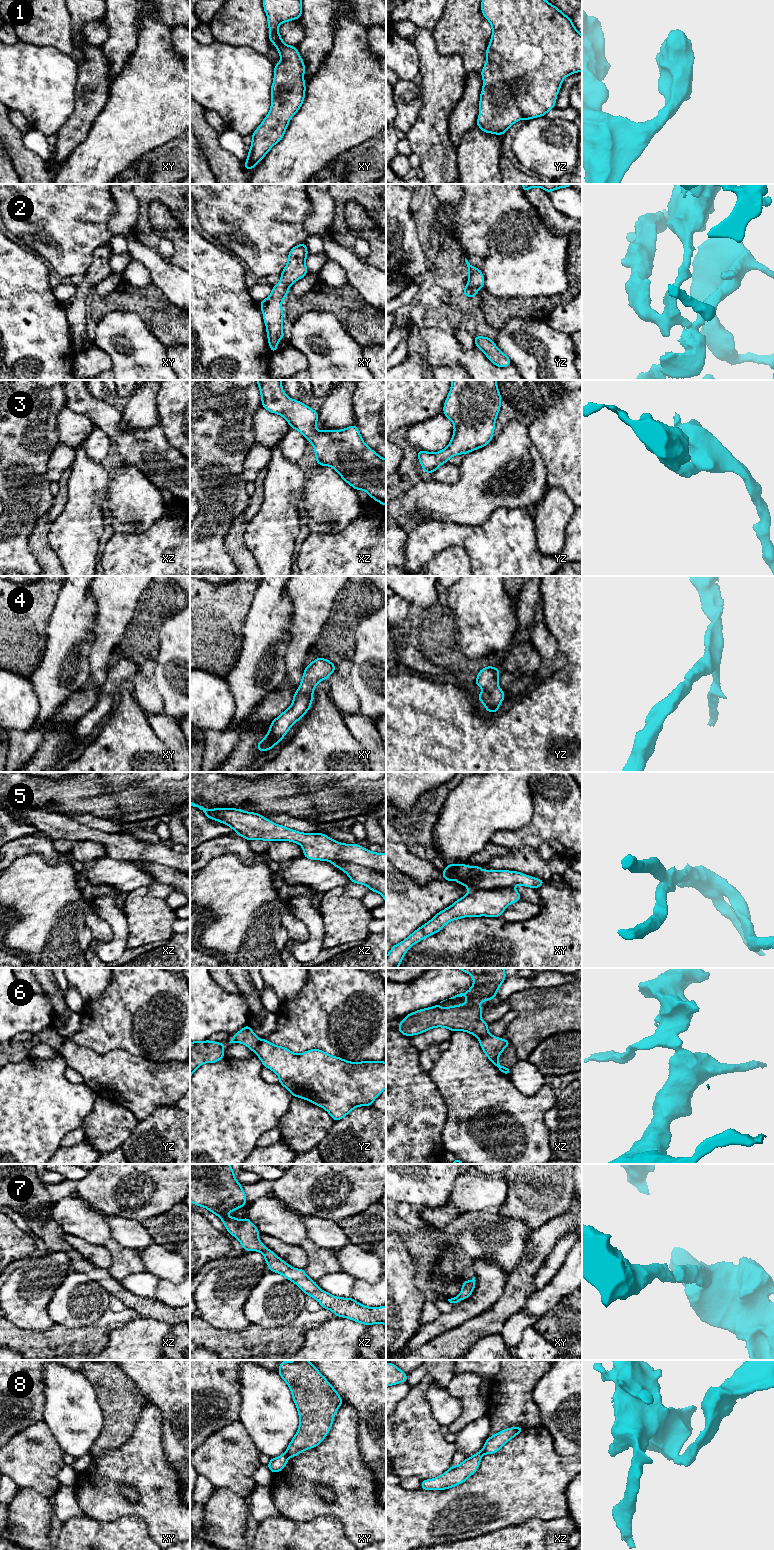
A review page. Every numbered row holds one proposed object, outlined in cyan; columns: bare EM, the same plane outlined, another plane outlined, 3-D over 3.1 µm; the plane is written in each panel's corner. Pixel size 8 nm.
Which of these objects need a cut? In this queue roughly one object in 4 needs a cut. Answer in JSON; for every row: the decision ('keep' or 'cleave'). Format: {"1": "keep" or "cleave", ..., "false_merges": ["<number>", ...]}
{"1": "keep", "2": "keep", "3": "keep", "4": "keep", "5": "keep", "6": "keep", "7": "keep", "8": "cleave", "false_merges": ["8"]}

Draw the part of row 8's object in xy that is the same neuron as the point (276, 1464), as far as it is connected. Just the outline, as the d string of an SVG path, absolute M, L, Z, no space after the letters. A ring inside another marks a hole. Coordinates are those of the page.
M284 1453L279 1457L271 1458L267 1466L271 1470L271 1472L277 1473L286 1466L287 1462L288 1462L288 1456L286 1453Z

